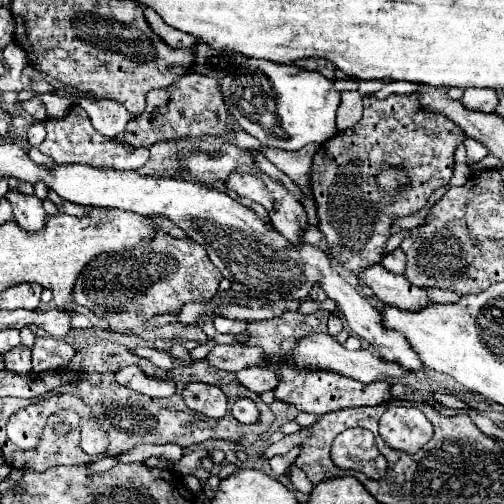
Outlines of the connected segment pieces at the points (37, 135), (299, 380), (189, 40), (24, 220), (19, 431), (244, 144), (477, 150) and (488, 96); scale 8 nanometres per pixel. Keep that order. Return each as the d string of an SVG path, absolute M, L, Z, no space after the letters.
M34 122L32 128L28 130L28 142L30 142L32 146L38 146L38 144L44 140L44 136L46 136L44 124L42 124L42 122Z
M268 366L276 372L282 374L280 384L276 386L274 394L276 400L288 402L292 406L298 406L304 412L316 412L316 414L326 414L326 412L334 412L334 410L344 410L344 408L354 408L354 406L378 406L384 400L390 398L388 392L388 384L386 382L372 382L372 384L362 384L356 382L352 378L346 376L338 376L332 372L306 372L306 374L298 374L294 368L290 366Z
M144 8L144 14L146 14L146 20L148 20L148 24L152 26L152 30L154 30L160 38L164 38L164 42L166 42L170 48L192 48L192 46L196 46L198 40L196 40L194 36L184 34L184 32L172 28L172 26L168 26L152 8Z
M14 190L14 192L8 192L6 198L12 204L14 220L16 220L16 224L20 224L20 228L24 228L28 232L36 232L36 230L44 228L46 212L42 208L42 202L34 194L24 196Z
M52 396L14 412L8 420L8 438L21 449L34 448L40 442L46 418L58 410L64 410L60 408L60 398Z
M244 130L234 132L234 136L236 136L236 146L240 146L240 148L252 148L252 150L262 150L264 148L254 136L246 134Z
M466 138L464 146L466 146L466 160L468 160L468 164L480 162L488 154L488 148L482 142L474 140L474 138Z
M468 88L464 90L464 96L460 100L464 104L464 108L468 110L476 110L476 112L494 112L496 104L498 104L498 94L492 88Z

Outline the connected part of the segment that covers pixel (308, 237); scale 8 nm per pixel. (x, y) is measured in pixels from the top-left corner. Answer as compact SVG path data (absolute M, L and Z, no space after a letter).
M308 226L308 228L304 228L304 230L300 232L300 238L302 238L304 242L312 244L312 246L318 246L318 248L324 250L326 254L330 254L330 252L328 252L328 244L326 244L326 240L324 240L324 234L322 234L316 226Z

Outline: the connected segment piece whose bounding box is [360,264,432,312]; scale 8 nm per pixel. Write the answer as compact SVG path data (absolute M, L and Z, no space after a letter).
M380 264L362 270L360 280L364 280L372 288L374 296L386 306L396 306L400 310L418 312L420 308L426 308L432 302L426 290L416 288L414 284L408 284L404 276L392 274Z

